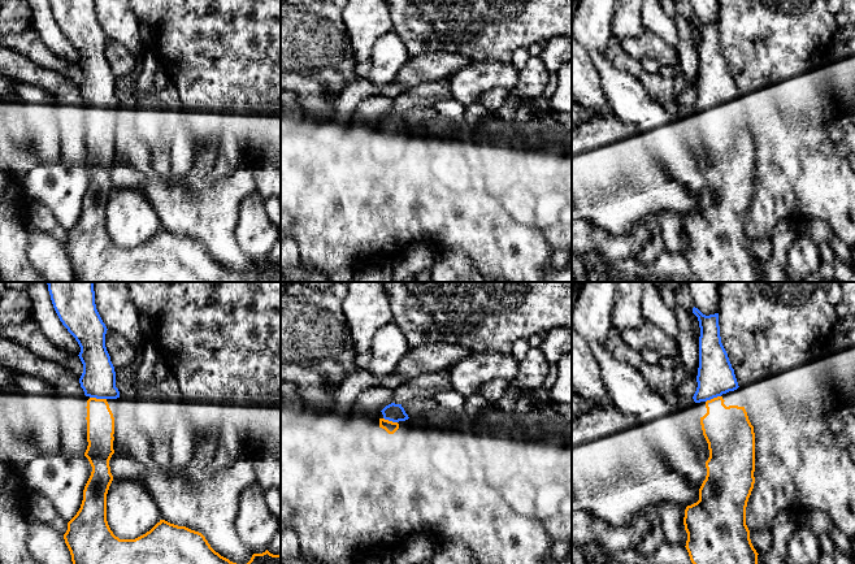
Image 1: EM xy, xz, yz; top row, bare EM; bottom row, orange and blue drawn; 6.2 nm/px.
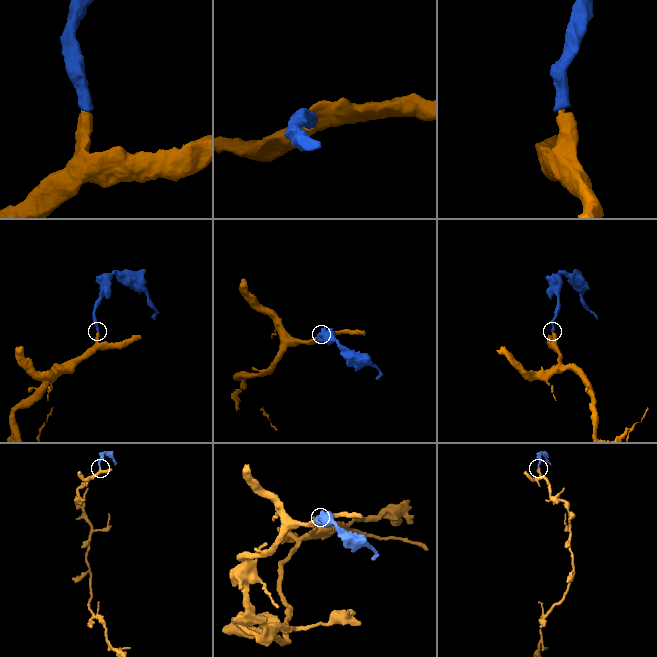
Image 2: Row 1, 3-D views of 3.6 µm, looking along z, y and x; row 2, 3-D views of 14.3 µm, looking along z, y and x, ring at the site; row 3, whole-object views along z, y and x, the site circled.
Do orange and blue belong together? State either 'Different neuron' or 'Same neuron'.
Same neuron

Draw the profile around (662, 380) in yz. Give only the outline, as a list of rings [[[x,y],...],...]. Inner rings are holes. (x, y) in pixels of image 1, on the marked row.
[[[613,326],[609,329],[604,348],[613,359],[635,368],[647,385],[663,396],[677,390],[673,370],[647,364],[639,352],[624,343],[621,331]]]

